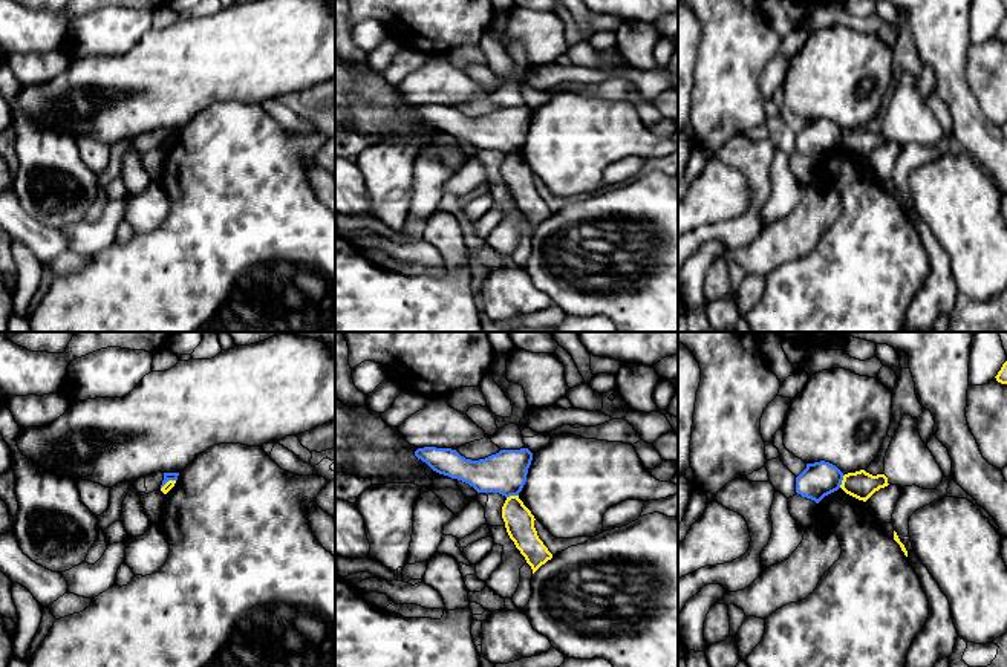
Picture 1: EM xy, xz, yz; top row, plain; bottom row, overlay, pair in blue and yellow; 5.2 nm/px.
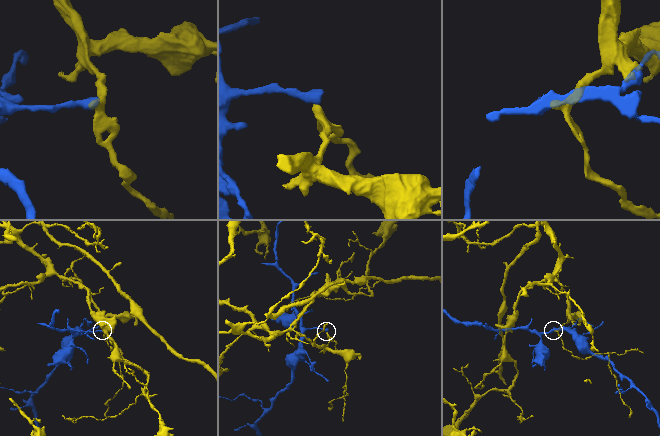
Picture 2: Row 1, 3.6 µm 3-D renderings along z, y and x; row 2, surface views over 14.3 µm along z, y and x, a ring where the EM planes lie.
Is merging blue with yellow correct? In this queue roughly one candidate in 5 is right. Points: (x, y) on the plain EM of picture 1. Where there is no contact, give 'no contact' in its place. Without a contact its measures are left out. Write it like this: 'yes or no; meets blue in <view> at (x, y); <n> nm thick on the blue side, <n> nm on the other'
no; meets blue in yz at (842, 136); 190 nm thick on the blue side, 150 nm on the other

